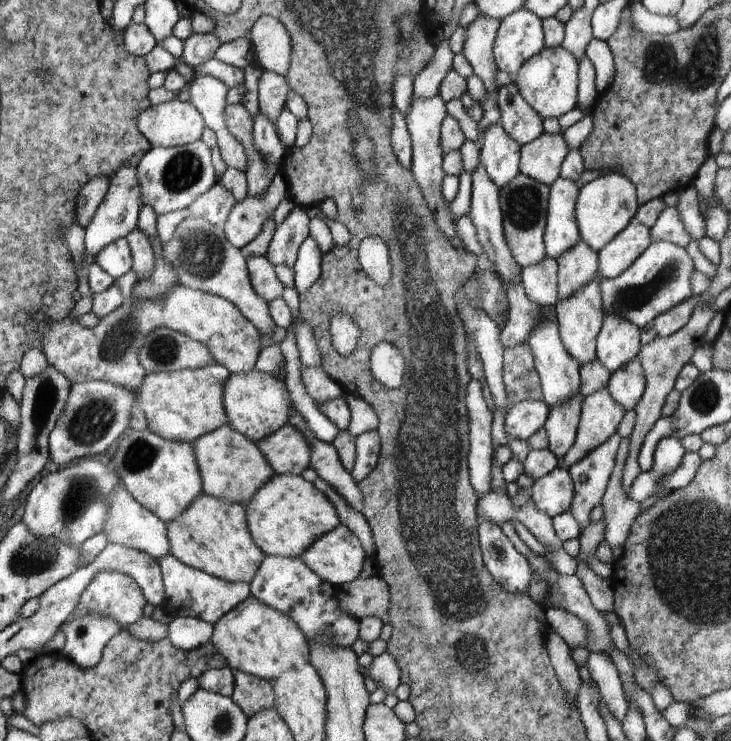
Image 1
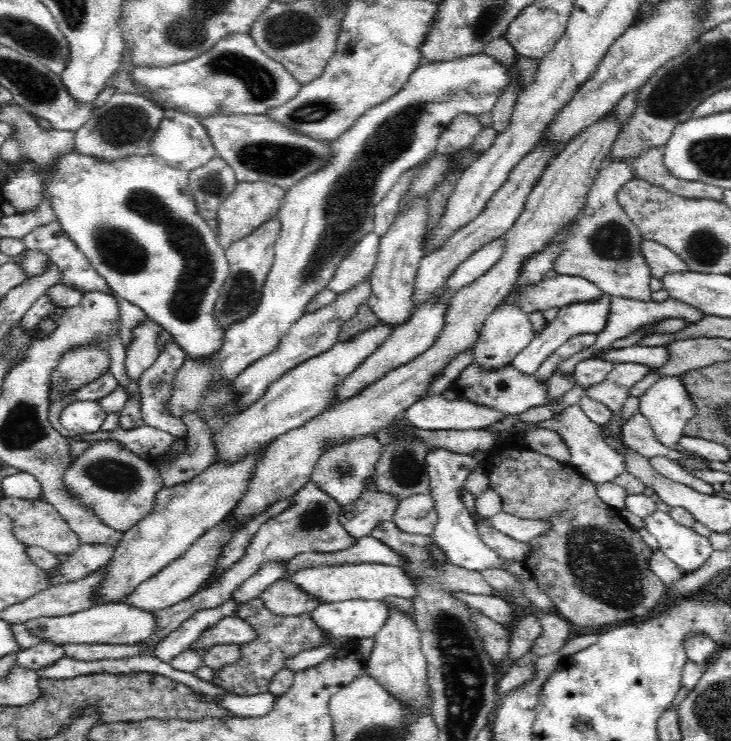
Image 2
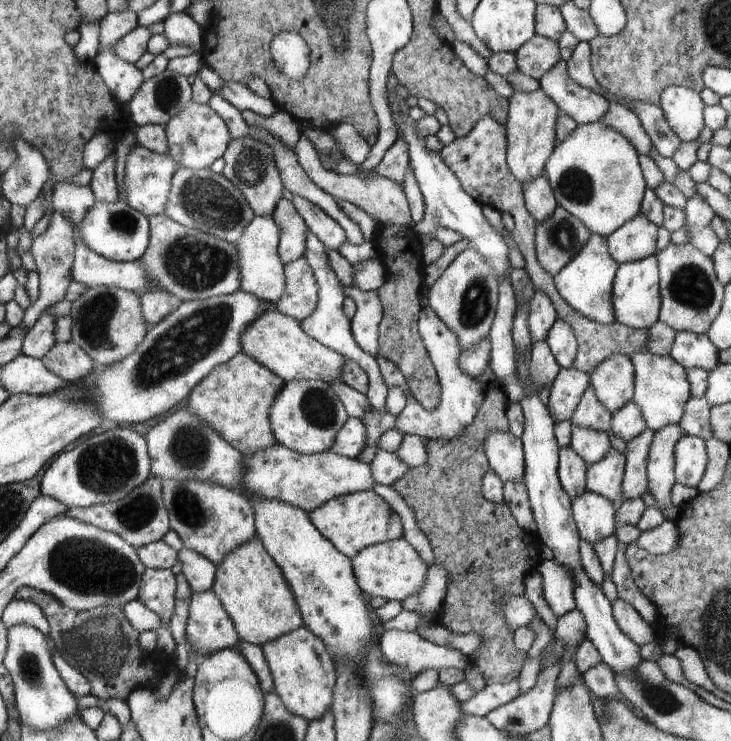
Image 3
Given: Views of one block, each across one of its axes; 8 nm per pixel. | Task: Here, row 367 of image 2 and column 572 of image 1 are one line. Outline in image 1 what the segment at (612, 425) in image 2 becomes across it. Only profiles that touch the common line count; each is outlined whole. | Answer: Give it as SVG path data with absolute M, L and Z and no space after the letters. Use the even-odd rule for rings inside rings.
M559 608L550 609L545 613L550 631L557 632L570 648L589 648L588 630L580 618Z

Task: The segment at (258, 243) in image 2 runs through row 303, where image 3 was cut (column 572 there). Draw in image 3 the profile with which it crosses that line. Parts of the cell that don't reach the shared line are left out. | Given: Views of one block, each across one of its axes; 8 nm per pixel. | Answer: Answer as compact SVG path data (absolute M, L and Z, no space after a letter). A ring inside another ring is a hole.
M562 206L544 222L535 222L534 240L538 264L554 276L584 248L591 232Z

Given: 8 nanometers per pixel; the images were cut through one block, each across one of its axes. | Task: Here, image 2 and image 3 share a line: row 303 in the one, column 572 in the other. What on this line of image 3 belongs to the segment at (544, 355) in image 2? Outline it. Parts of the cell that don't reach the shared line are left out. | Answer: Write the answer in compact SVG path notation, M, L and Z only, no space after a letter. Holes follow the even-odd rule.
M542 558L535 567L542 576L542 594L557 618L577 608L574 598L574 576L568 568L551 558Z

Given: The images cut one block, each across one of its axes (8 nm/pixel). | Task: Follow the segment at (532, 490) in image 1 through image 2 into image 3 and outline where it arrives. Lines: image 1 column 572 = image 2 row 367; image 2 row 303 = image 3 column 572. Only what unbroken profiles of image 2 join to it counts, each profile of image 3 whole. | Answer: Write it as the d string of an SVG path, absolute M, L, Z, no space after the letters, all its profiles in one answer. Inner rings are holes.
M585 491L582 496L571 500L571 503L572 516L581 539L596 544L614 534L617 506L608 502L604 496Z

